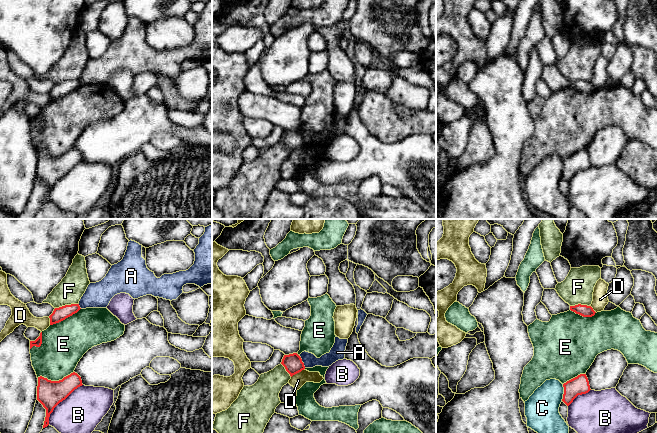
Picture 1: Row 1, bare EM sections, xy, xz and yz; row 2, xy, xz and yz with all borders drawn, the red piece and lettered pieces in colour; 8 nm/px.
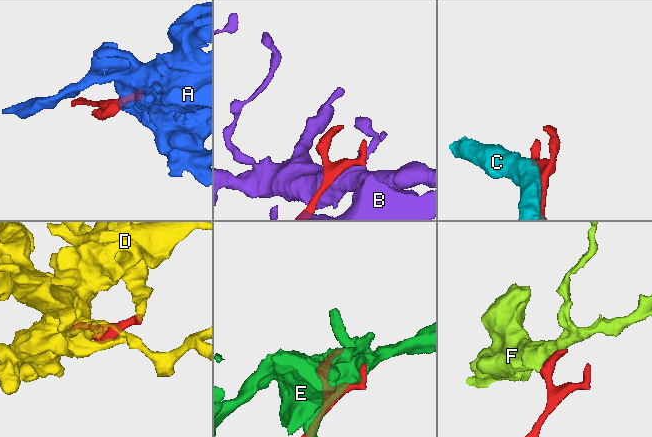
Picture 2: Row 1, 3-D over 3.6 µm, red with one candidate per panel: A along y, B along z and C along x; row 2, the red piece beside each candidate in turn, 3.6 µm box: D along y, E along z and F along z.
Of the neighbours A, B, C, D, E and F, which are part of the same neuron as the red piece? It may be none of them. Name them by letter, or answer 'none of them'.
none of them

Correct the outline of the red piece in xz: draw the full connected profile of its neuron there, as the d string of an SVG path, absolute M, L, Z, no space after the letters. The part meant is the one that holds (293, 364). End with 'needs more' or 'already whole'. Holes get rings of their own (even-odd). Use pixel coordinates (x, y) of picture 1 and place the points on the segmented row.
M297 353L284 355L281 364L291 377L305 369L304 363Z; already whole

